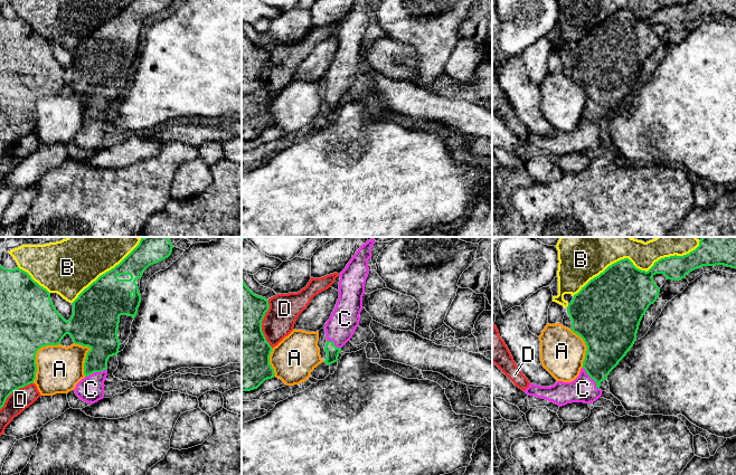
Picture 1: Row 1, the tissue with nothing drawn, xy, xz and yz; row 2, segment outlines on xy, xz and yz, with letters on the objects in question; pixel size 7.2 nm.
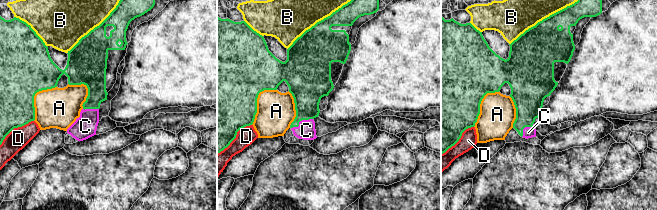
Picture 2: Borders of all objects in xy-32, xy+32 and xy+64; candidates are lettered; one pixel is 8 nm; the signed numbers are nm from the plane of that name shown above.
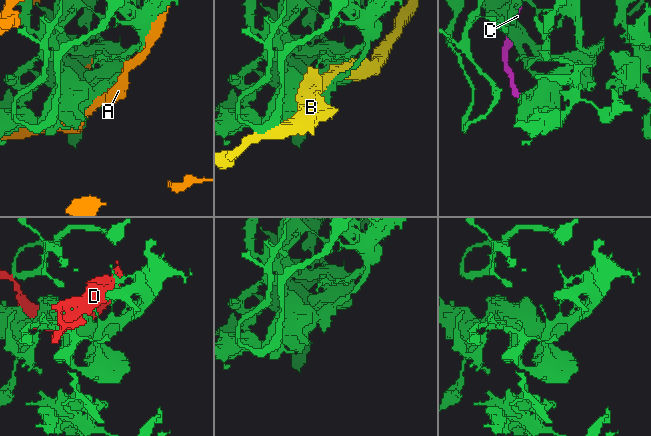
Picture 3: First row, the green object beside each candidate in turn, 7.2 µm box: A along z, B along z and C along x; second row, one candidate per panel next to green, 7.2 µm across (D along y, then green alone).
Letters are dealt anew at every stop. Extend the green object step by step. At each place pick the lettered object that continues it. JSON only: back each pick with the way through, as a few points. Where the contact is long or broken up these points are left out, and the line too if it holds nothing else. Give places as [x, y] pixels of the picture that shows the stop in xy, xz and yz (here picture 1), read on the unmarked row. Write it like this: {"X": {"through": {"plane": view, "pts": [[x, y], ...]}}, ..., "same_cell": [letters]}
{"same_cell": ["C"]}

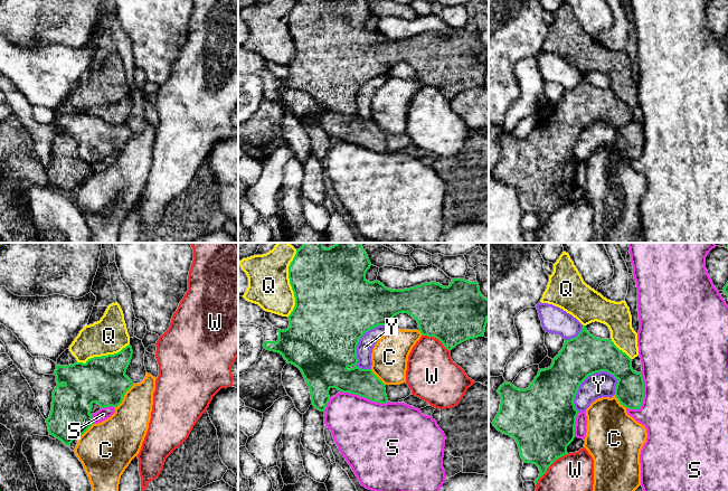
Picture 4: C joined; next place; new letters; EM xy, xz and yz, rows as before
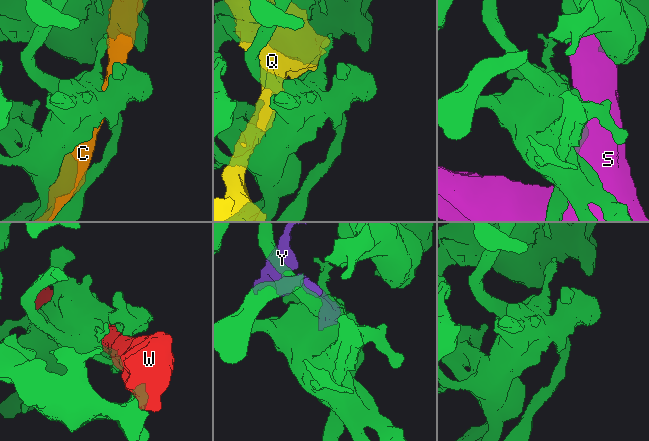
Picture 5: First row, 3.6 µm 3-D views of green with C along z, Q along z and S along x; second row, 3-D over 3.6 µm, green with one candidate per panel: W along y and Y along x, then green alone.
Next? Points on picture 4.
{"same_cell": []}

